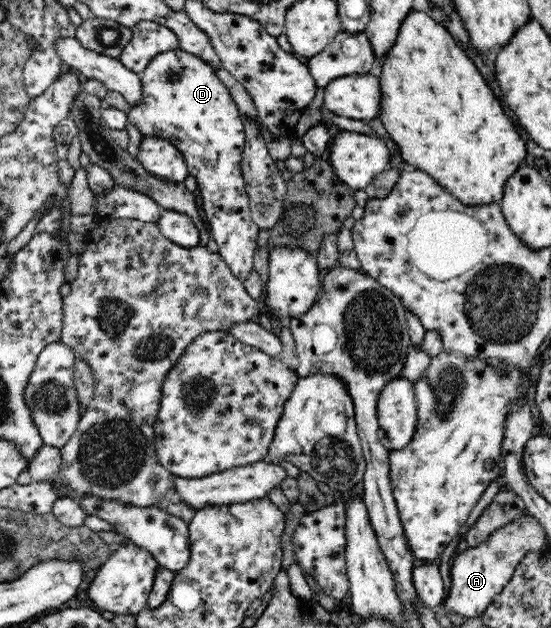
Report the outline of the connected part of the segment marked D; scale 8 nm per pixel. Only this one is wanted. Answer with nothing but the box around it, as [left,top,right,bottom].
[126,47,260,283]

